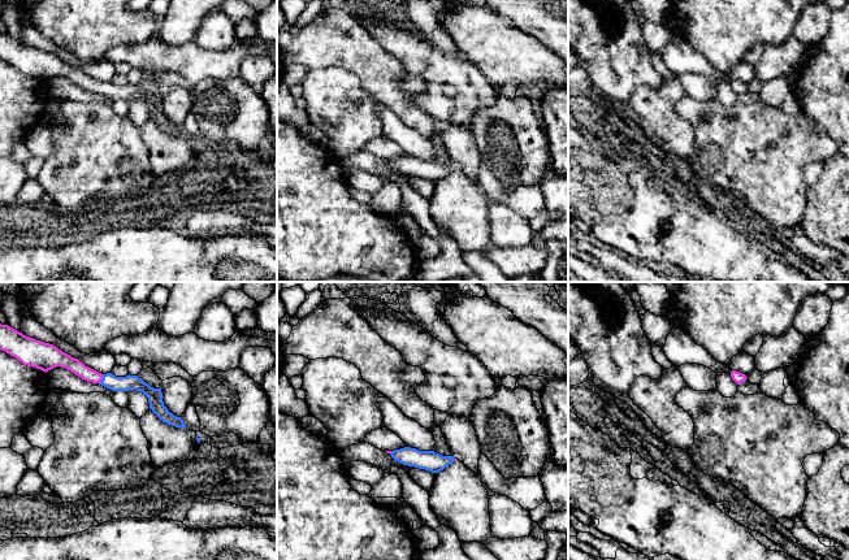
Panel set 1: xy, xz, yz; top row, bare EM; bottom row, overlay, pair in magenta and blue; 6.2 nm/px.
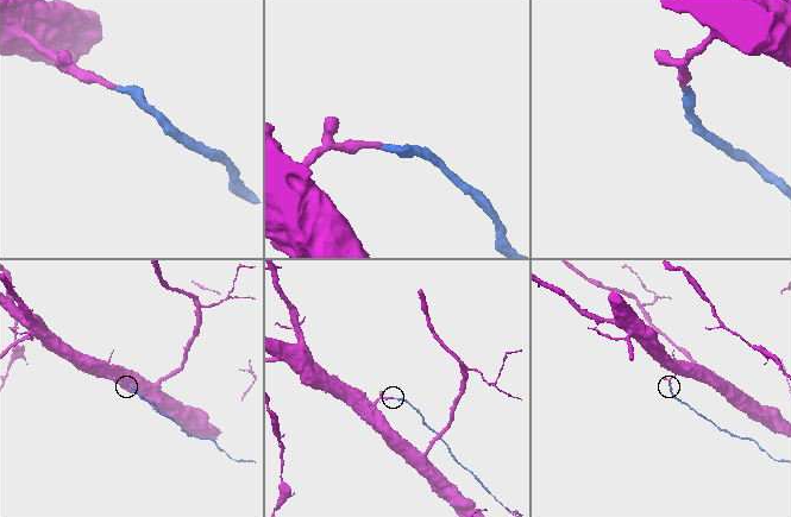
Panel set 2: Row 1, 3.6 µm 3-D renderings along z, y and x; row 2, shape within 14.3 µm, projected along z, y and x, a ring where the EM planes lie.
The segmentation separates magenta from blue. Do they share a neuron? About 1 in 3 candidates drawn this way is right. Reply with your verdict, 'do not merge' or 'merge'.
merge

